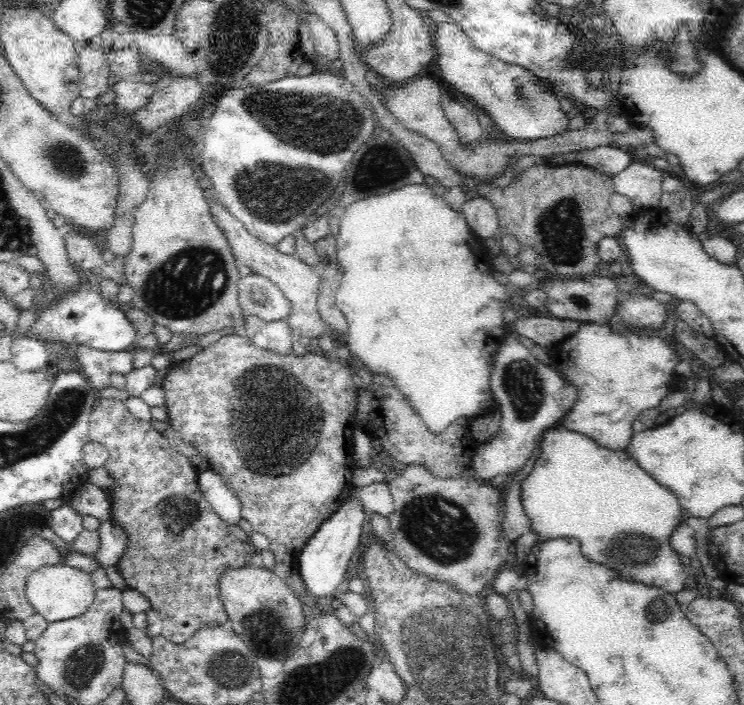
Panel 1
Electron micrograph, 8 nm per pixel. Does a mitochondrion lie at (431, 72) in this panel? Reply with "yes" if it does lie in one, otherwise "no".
no

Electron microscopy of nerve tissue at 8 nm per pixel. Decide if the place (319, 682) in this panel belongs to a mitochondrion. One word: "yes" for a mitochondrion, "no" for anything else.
yes

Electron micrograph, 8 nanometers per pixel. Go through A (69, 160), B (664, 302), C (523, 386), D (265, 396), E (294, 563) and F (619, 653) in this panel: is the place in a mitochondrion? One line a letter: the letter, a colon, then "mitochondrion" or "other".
A: mitochondrion
B: other
C: mitochondrion
D: mitochondrion
E: other
F: mitochondrion

